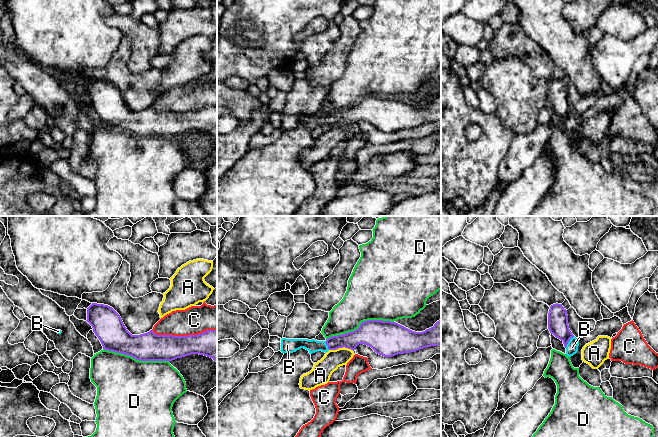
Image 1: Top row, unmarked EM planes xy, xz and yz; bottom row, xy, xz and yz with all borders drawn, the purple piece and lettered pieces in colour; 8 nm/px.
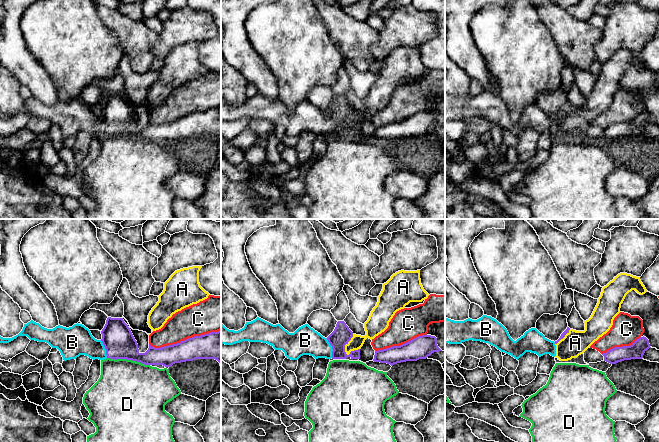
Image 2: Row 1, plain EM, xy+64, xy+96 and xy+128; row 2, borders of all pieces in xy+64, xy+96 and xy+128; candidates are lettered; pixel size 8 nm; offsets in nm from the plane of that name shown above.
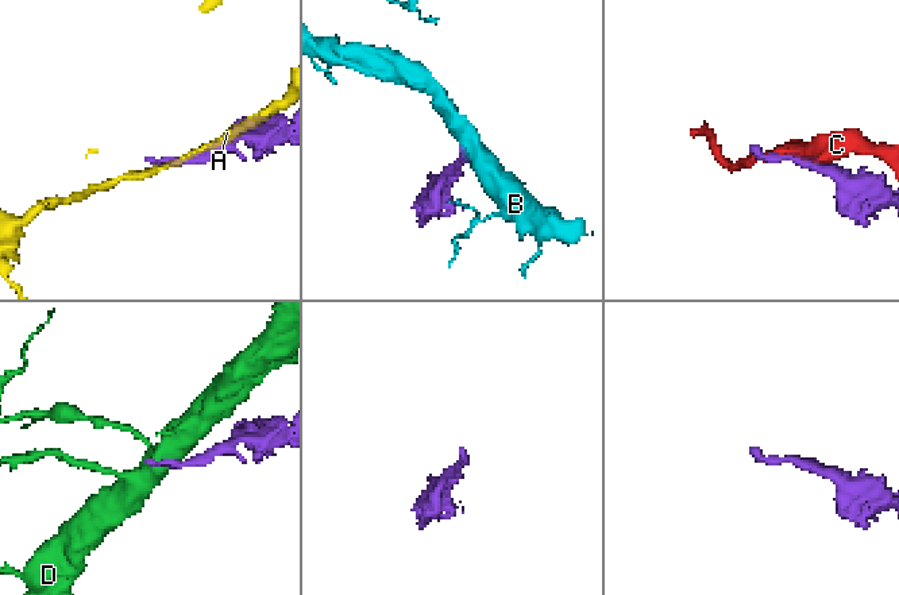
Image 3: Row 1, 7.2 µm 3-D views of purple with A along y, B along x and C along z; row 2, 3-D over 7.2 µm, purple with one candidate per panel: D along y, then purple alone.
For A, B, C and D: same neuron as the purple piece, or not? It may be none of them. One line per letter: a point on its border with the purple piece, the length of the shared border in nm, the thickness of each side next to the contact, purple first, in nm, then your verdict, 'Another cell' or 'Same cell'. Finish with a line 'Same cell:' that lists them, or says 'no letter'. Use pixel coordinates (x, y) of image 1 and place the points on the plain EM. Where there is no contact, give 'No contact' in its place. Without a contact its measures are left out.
A: Touches purple at xz (340, 123). Shared border 190 nm. Thickness 180 nm (purple) against 160 nm. Another cell
B: Touches purple at yz (569, 116). Shared border 120 nm. Thickness 160 nm (purple) against 100 nm. Same cell
C: Touches purple at xy (183, 112). Shared border 550 nm. Thickness 220 nm (purple) against 220 nm. Another cell
D: Touches purple at xz (360, 101). Shared border 550 nm. Thickness 280 nm (purple) against 380 nm. Another cell
Same cell: B

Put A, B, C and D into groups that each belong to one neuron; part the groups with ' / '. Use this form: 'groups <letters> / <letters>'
groups A / B / C / D

